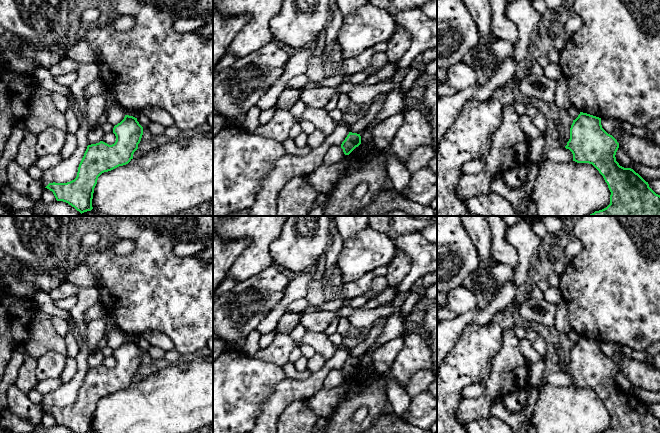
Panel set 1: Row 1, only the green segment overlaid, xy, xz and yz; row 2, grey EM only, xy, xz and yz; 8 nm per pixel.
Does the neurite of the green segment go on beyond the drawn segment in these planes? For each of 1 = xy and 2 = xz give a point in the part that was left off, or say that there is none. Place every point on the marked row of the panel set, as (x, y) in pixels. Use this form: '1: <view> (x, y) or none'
1: none
2: none

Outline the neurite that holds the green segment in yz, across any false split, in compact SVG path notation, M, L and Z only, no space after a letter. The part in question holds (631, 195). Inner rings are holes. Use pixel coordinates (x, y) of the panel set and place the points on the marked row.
M580 112L573 120L565 148L572 152L573 161L592 164L603 176L611 192L610 204L589 216L660 216L660 195L633 169L619 165L615 157L619 143L602 128L601 118Z

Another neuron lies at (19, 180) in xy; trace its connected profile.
M13 161L7 168L7 178L7 186L12 191L24 195L36 205L42 203L42 192L45 187L40 180L35 180L29 175L28 169Z

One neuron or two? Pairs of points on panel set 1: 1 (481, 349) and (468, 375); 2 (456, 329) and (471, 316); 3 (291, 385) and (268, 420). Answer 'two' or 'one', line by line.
1: one
2: one
3: one

